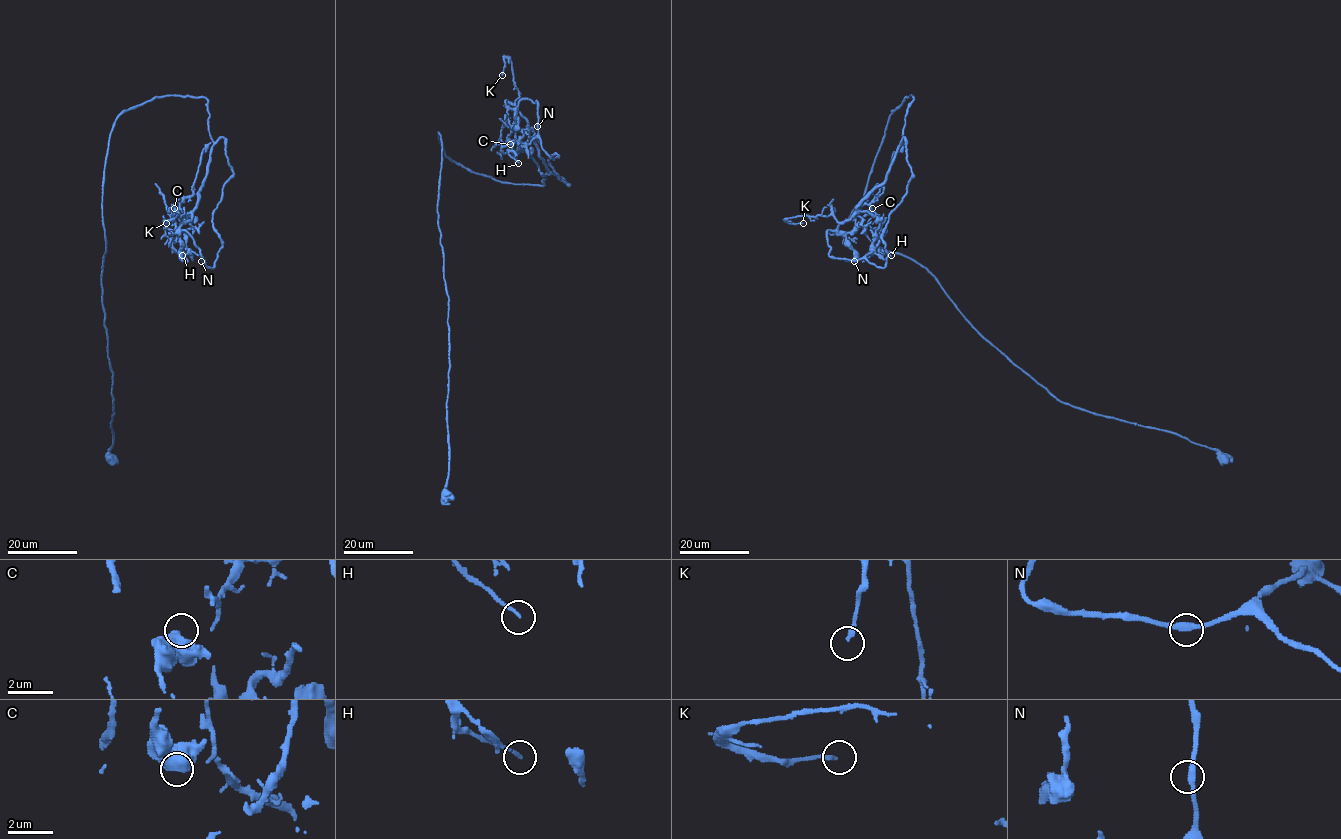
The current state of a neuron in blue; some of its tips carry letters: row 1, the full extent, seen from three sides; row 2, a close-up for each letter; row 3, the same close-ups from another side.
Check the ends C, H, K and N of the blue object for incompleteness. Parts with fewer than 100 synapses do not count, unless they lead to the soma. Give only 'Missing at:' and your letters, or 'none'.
Missing at: none

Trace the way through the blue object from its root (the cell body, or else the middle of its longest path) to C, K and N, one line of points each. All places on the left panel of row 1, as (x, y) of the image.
C: (111, 457), (101, 285), (109, 137), (122, 113), (155, 97), (204, 97), (214, 145), (179, 233), (174, 208)
K: (111, 457), (109, 137), (122, 113), (155, 97), (204, 97), (214, 145), (199, 200), (190, 220), (166, 223)
N: (111, 457), (105, 163), (115, 120), (155, 97), (208, 101), (214, 145), (177, 232), (201, 261)

